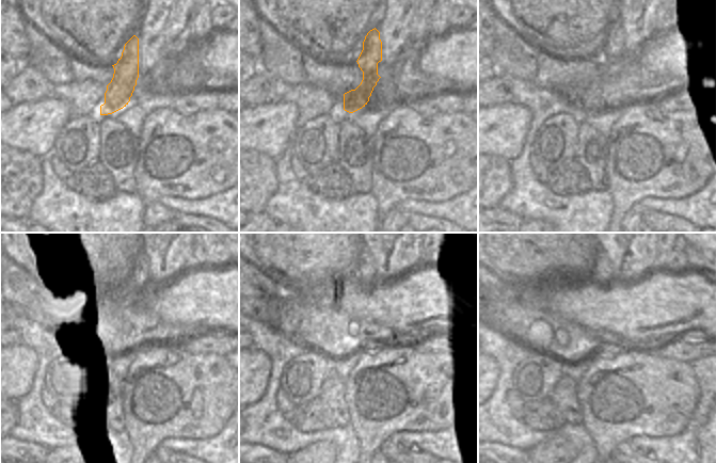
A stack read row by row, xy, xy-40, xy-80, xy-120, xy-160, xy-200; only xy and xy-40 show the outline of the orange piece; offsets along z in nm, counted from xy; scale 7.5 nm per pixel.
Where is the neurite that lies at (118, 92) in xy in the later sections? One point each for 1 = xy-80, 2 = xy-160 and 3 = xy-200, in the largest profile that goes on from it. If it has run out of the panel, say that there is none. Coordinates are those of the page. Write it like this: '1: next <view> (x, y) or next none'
1: next xy-80 (609, 60)
2: next xy-160 (367, 274)
3: next xy-200 (601, 269)

